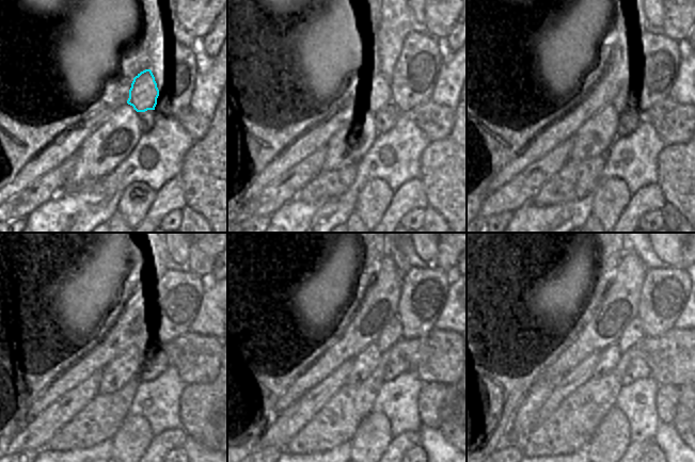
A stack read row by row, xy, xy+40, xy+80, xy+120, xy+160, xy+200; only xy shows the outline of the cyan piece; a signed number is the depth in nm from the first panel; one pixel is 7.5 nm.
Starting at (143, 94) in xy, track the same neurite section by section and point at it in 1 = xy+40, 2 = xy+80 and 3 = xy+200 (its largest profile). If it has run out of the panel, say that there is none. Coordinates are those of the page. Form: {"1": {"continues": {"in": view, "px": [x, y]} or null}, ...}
{"1": {"continues": {"in": "xy+40", "px": [376, 98]}}, "2": {"continues": {"in": "xy+80", "px": [616, 102]}}, "3": {"continues": {"in": "xy+200", "px": [633, 332]}}}

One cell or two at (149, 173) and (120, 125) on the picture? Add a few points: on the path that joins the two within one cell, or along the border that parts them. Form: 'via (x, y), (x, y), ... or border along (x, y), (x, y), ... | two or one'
border along (142, 133), (133, 148), (116, 165) | two

